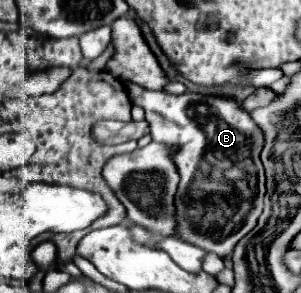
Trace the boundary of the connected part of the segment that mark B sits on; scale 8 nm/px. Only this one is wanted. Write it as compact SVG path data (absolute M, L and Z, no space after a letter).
M126 82L128 94L134 104L146 110L146 120L150 124L150 136L154 142L166 146L176 146L172 162L178 170L180 182L176 190L176 232L180 240L194 244L206 252L214 252L220 258L232 254L240 238L244 238L258 222L264 208L264 166L260 162L260 148L264 144L264 134L254 124L252 116L238 106L234 98L226 96L202 96L186 92L180 96L146 90L140 84Z

